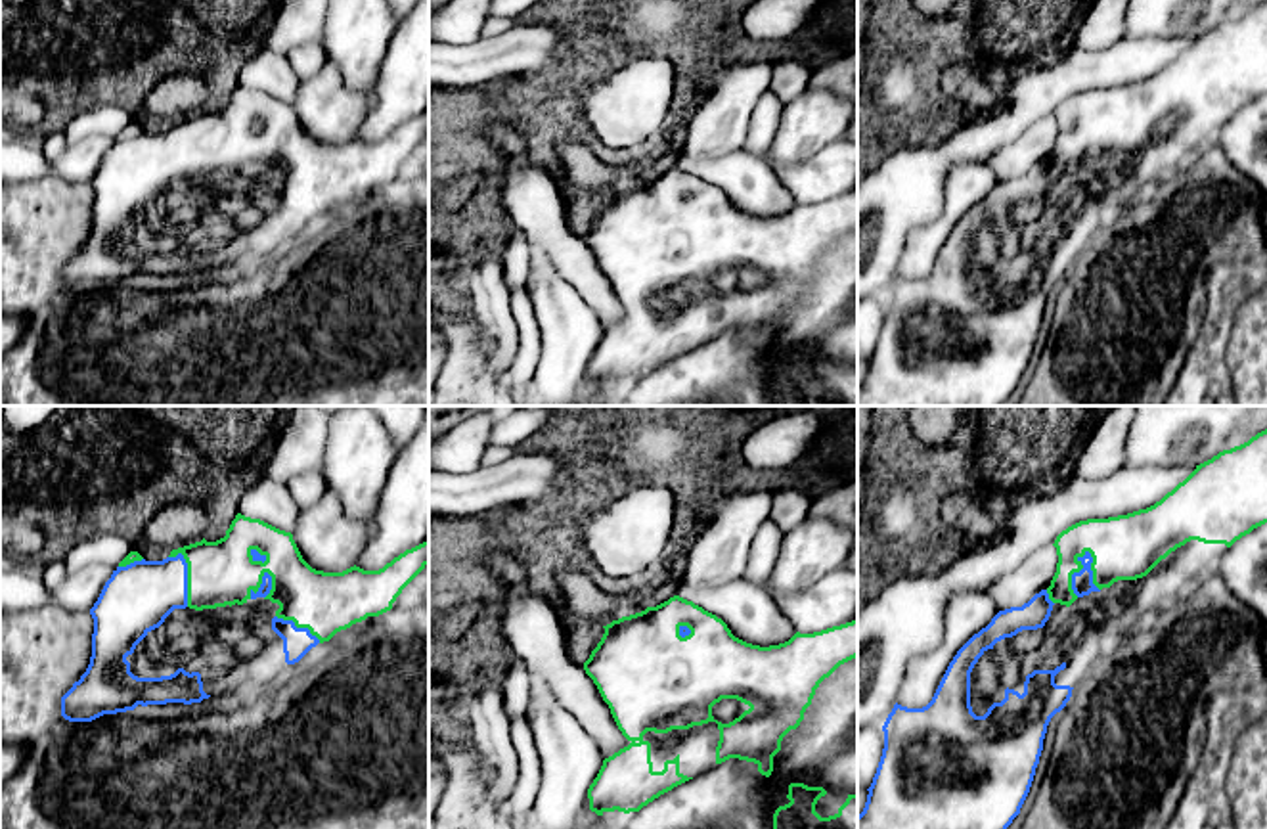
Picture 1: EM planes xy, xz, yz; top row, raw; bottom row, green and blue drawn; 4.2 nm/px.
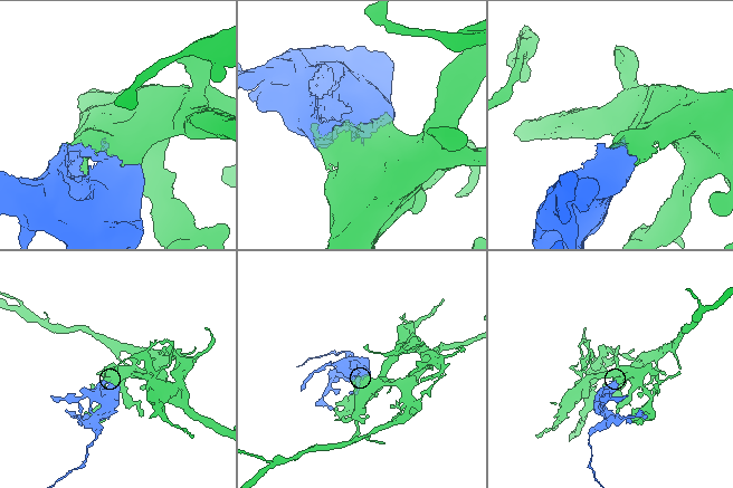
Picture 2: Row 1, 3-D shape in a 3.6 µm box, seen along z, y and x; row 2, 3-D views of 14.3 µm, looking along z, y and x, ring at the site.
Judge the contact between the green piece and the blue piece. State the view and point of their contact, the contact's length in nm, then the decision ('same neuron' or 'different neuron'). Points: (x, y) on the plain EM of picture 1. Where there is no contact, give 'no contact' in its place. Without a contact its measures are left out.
contact yz (1074, 142); length 200 nm; same neuron

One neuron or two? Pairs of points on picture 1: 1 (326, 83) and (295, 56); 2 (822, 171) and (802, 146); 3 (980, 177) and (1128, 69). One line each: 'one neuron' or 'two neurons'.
1: two neurons
2: two neurons
3: two neurons

